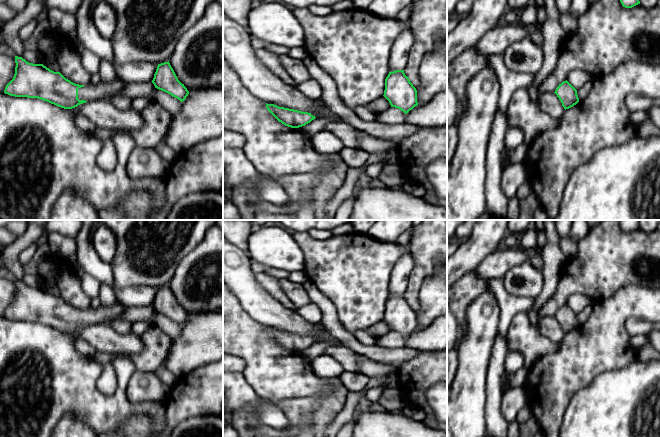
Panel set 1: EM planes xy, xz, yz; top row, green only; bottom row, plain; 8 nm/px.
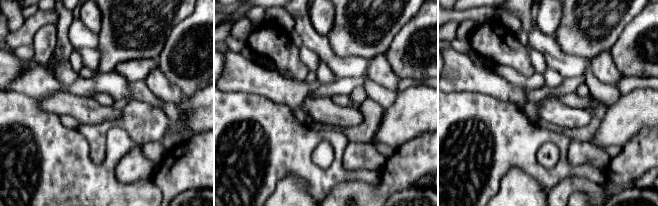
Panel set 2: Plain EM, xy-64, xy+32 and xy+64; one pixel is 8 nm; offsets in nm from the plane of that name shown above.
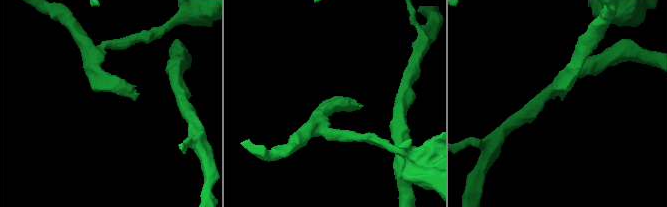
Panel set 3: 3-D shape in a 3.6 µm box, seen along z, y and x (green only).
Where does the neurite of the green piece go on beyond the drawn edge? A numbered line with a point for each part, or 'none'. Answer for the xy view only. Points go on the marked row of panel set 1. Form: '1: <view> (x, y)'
1: xy (91, 91)

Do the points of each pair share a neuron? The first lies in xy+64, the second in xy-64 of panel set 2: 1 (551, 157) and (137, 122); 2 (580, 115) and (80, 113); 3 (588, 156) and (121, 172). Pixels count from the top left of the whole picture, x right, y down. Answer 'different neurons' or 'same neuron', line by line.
1: same neuron
2: same neuron
3: same neuron

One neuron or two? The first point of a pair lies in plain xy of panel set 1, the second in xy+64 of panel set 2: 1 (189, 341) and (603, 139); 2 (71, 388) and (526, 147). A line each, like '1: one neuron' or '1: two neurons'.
1: one neuron
2: one neuron

